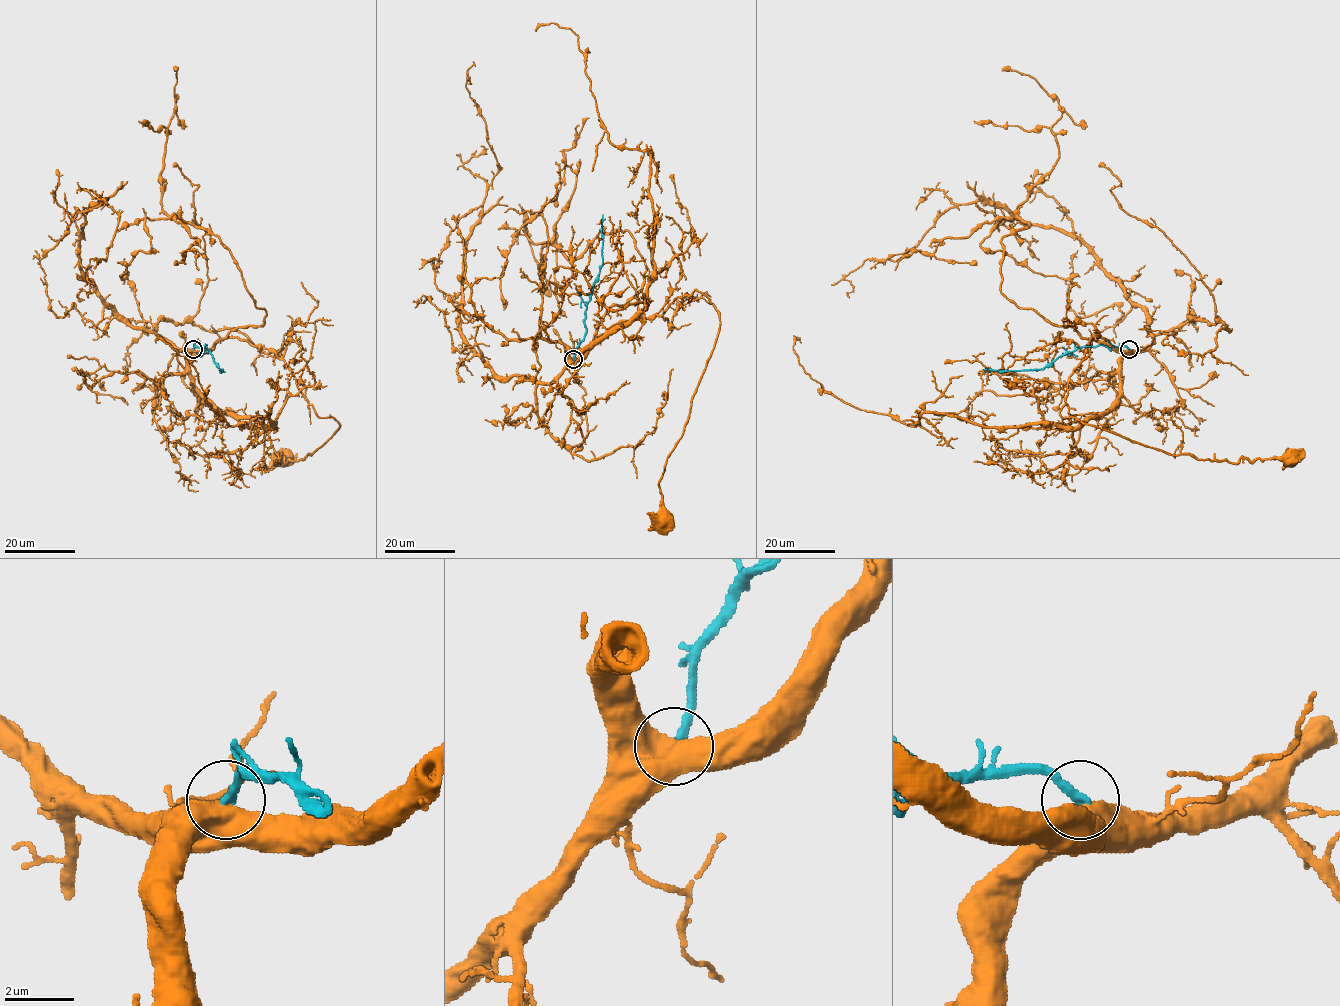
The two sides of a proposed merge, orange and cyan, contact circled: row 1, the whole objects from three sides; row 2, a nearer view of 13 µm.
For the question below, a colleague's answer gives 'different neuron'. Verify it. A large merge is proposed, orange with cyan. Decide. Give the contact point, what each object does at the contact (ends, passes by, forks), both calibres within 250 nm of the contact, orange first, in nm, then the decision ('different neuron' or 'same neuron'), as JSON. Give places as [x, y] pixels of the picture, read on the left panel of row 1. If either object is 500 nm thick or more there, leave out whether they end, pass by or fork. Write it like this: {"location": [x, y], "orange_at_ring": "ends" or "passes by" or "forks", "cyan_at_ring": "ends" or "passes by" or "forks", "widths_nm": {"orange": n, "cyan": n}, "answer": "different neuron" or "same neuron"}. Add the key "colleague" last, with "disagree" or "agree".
{"location": [193, 349], "widths_nm": {"orange": 800, "cyan": 300}, "answer": "different neuron", "colleague": "agree"}

